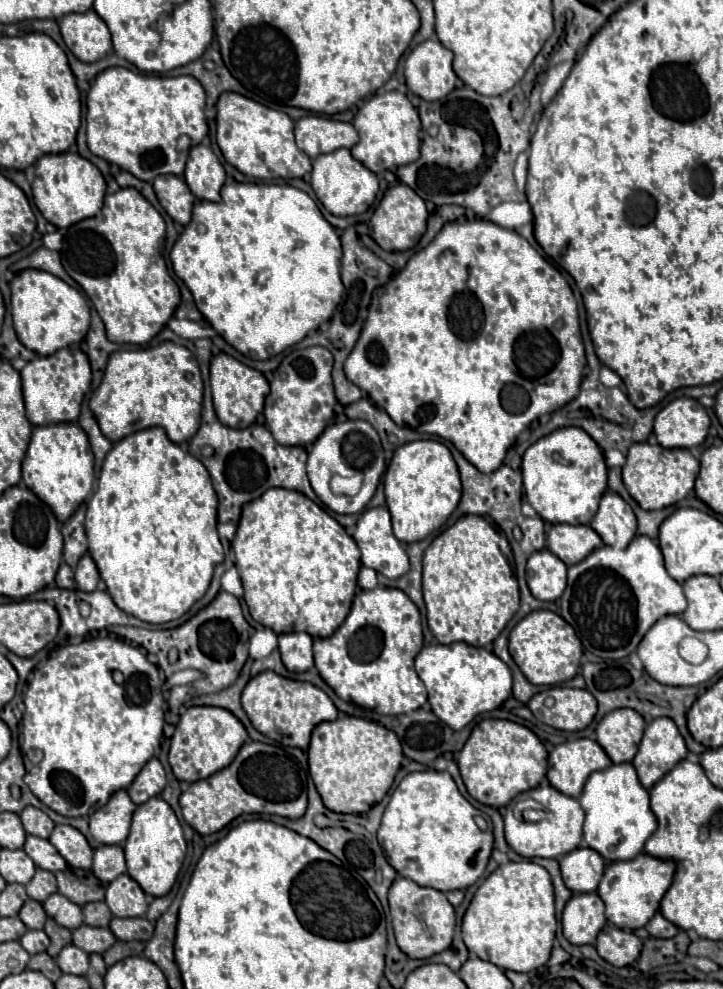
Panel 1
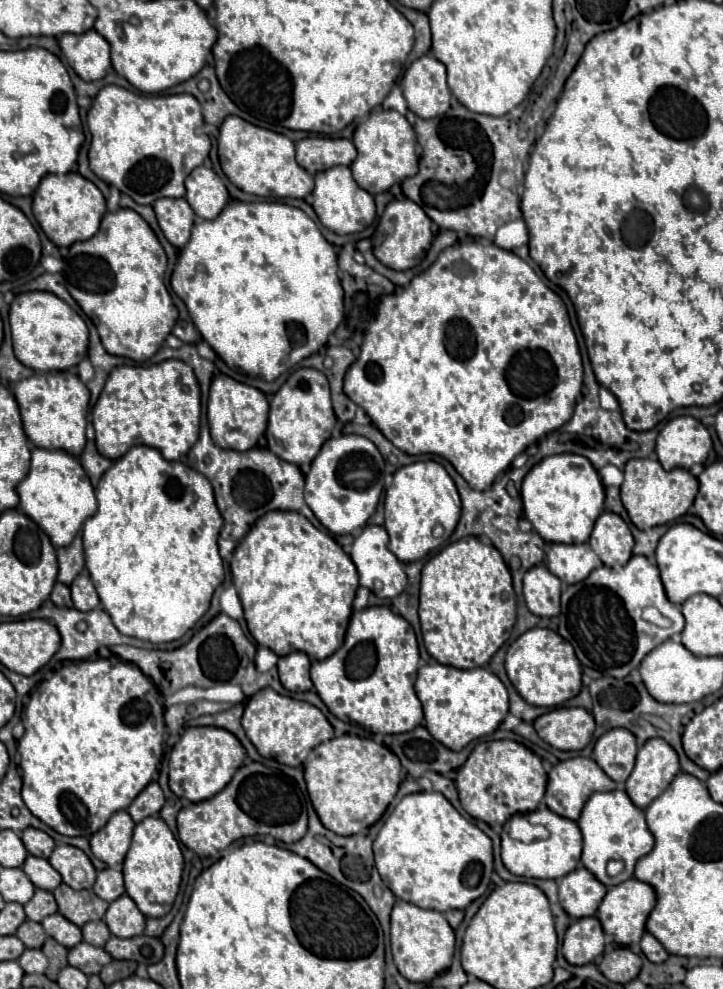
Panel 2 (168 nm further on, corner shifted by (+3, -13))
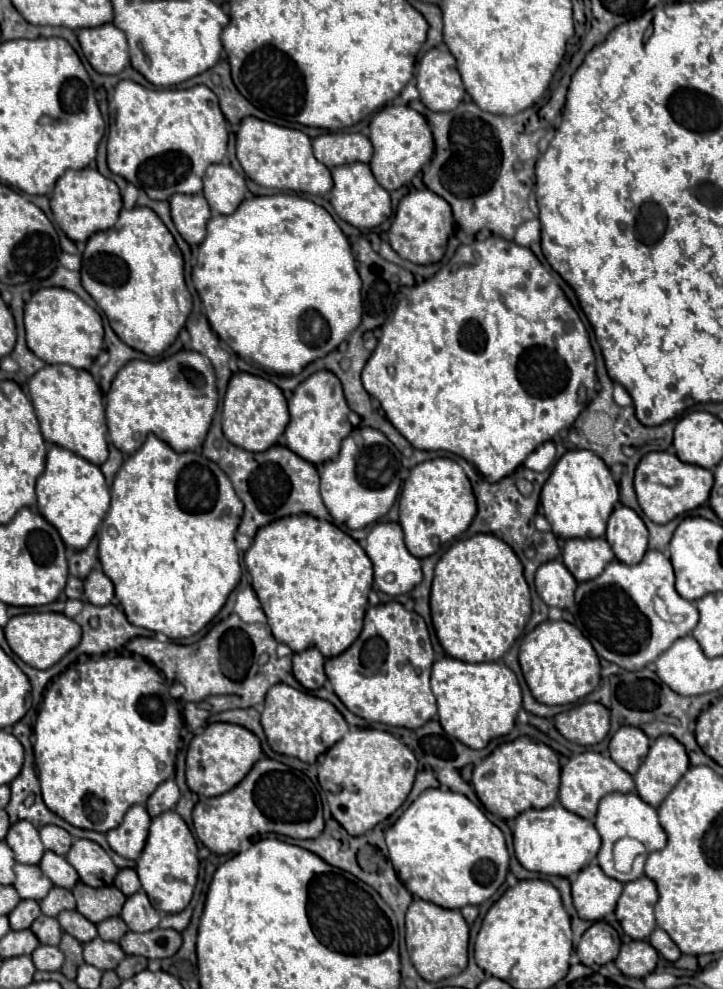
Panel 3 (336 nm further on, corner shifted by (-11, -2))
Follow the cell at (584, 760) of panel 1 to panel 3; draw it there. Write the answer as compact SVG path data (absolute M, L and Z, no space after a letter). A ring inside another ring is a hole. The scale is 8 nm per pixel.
M581 752L569 758L569 762L563 766L561 770L561 788L559 788L559 800L561 804L583 816L583 818L593 818L597 812L597 804L603 796L611 794L611 792L633 792L635 790L635 782L633 776L627 774L623 768L619 768L611 758L605 758L599 752Z

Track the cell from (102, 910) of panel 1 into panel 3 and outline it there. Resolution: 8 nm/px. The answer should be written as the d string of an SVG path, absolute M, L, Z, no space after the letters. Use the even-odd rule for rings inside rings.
M115 916L115 918L107 918L103 922L97 924L97 930L99 930L99 938L103 940L111 940L111 942L119 942L121 936L129 930L127 924L121 920L121 916Z

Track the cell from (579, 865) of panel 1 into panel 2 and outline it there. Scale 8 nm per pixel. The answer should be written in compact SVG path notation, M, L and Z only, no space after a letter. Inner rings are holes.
M577 867L559 879L559 903L571 919L593 917L607 893L585 867Z

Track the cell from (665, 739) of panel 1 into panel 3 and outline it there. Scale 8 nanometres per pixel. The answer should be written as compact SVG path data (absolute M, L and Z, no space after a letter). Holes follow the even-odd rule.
M659 736L651 742L649 754L633 776L637 794L651 806L659 806L671 788L689 768L685 746L673 736Z

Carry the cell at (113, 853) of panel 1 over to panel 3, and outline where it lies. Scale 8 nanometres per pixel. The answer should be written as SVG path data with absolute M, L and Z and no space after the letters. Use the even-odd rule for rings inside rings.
M123 868L123 870L119 870L113 884L115 884L125 896L131 896L131 894L135 894L135 892L141 890L139 878L137 878L137 874L135 874L133 868Z

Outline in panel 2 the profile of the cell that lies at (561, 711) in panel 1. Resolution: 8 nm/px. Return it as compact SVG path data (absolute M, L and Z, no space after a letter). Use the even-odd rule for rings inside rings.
M563 707L541 715L533 727L551 747L561 751L581 751L593 737L595 719L583 707Z

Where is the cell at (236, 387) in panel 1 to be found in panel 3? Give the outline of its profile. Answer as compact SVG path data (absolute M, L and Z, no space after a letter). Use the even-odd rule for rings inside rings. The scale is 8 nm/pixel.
M235 372L231 376L223 400L223 434L231 444L249 452L263 452L277 442L287 422L287 400L273 382L247 372Z

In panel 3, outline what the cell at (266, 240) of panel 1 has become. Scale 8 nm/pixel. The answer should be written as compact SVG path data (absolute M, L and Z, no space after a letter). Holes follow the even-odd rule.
M297 194L253 196L253 198L243 200L239 204L239 208L229 216L213 214L211 220L207 222L207 238L201 242L197 254L199 256L197 256L197 264L193 266L191 280L193 280L193 286L197 288L197 292L203 300L205 314L207 314L207 320L209 320L211 328L217 334L227 334L227 344L245 362L263 367L268 372L299 374L309 362L317 360L317 358L323 358L325 354L335 350L361 322L361 278L359 278L357 268L355 268L355 258L351 254L349 239L341 232L341 228L337 226L337 222L331 218L331 214L325 208L317 206L315 202L311 202L307 198L301 198Z

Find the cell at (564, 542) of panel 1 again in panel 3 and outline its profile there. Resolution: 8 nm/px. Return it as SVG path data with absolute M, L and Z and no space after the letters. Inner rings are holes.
M569 538L563 546L563 564L577 582L597 578L603 568L615 560L615 554L605 538Z

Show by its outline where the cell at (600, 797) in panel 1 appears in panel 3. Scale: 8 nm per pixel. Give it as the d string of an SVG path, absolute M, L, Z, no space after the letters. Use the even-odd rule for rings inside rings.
M613 792L613 794L607 794L607 796L599 802L599 810L597 810L597 816L593 818L593 822L595 822L595 828L597 828L597 832L601 834L601 842L603 842L603 844L601 844L601 850L599 850L599 854L597 854L599 866L603 868L603 872L605 872L607 876L611 876L611 878L615 878L615 880L619 880L619 882L631 882L631 880L643 876L643 864L645 864L645 860L635 860L633 870L627 872L627 874L617 872L617 870L613 868L613 844L615 844L617 840L621 840L621 838L625 838L625 836L635 838L635 840L639 840L641 844L645 844L647 854L649 854L649 852L655 852L655 850L661 850L661 848L665 848L665 844L667 844L667 834L665 834L665 830L661 828L661 824L659 824L659 820L657 820L657 810L655 810L651 804L643 802L637 792L627 792L627 794L623 794L623 792Z

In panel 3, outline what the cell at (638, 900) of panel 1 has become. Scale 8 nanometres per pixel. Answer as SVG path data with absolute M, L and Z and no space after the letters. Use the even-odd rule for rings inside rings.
M647 876L623 884L623 894L617 902L615 916L625 934L635 940L649 938L649 934L655 930L653 908L657 904L657 898L657 886Z

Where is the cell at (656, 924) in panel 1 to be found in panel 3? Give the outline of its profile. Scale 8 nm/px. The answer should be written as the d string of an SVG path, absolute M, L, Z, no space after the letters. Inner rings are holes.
M655 928L653 930L653 934L649 936L649 944L651 946L655 946L655 950L663 956L663 958L667 958L667 960L671 960L671 962L675 962L679 956L681 956L681 950L677 948L677 944L669 938L669 934L665 932L665 930L661 930L661 928Z

